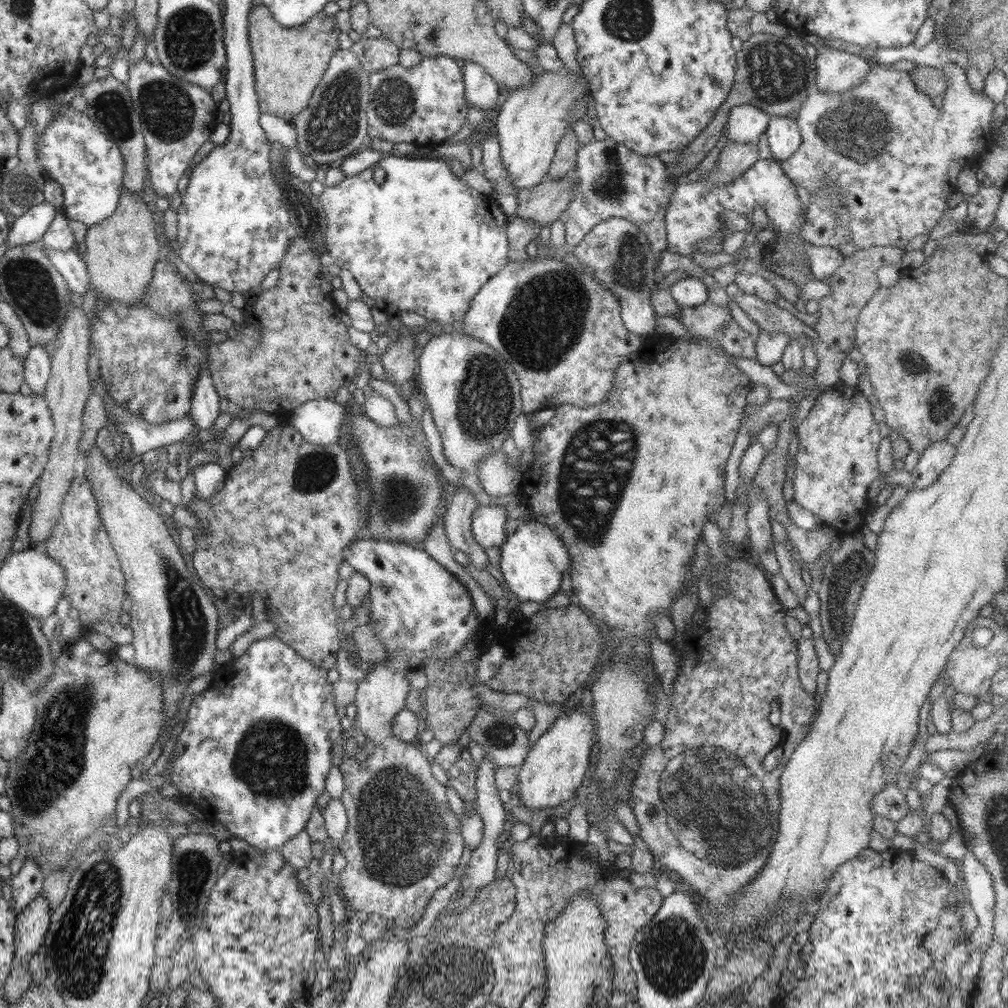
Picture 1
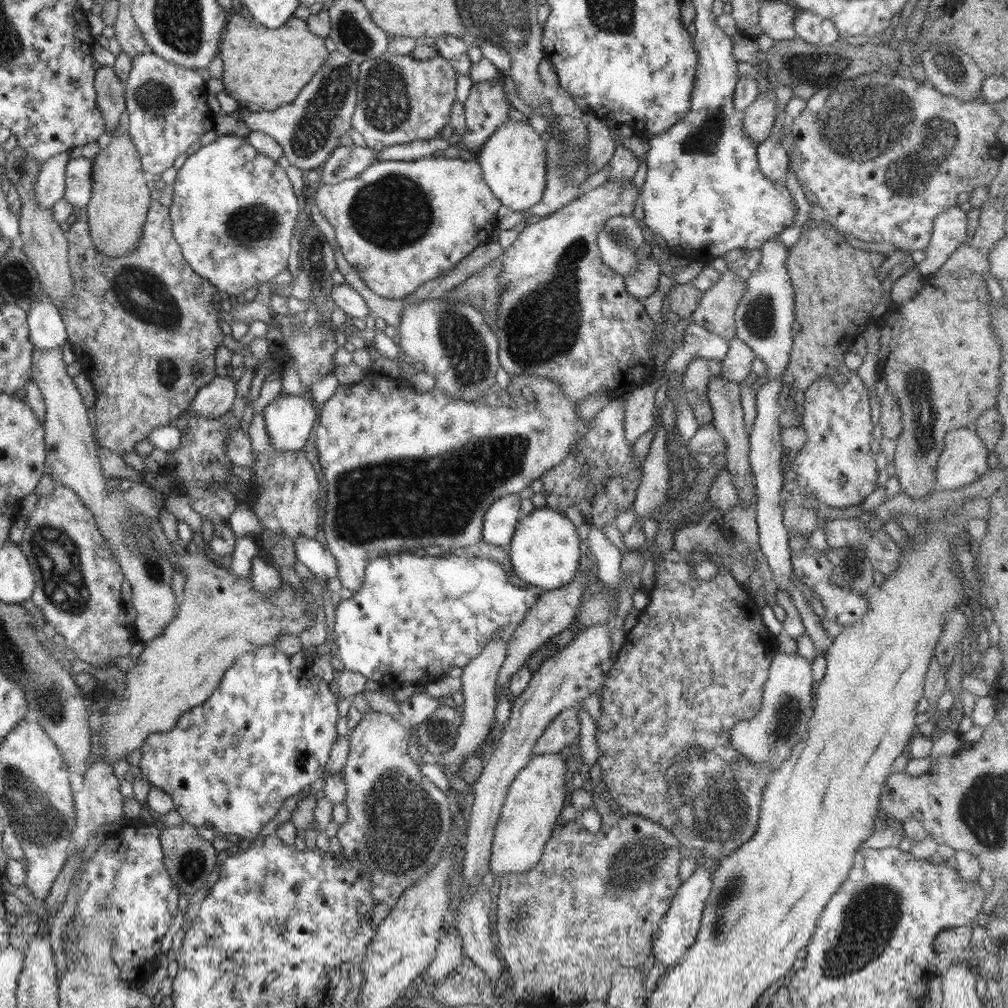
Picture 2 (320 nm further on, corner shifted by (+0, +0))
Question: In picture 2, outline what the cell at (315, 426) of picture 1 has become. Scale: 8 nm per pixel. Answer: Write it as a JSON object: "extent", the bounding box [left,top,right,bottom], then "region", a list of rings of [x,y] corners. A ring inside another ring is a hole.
{"extent":[262,395,318,451],"region":[[[278,395],[262,414],[275,450],[300,451],[318,420],[318,407],[301,396]]]}

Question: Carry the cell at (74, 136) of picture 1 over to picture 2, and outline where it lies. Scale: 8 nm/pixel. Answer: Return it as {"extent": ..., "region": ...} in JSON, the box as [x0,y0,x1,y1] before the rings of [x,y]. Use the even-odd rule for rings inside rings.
{"extent":[65,157,92,208],"region":[[[85,157],[69,159],[66,167],[65,196],[74,208],[86,208],[92,197],[92,161]]]}

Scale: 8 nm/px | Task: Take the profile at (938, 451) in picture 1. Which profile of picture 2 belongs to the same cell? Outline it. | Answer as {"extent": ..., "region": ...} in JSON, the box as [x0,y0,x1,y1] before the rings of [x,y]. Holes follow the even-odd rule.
{"extent":[936,427,988,490],"region":[[[972,427],[950,430],[936,463],[938,490],[956,490],[978,481],[988,470],[988,450]]]}

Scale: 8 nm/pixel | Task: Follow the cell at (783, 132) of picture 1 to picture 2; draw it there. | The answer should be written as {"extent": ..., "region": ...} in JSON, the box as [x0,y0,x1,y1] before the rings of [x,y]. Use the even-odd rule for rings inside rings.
{"extent":[757,137,790,181],"region":[[[771,137],[762,141],[757,148],[757,159],[762,174],[768,180],[784,181],[790,159],[780,144],[780,139]]]}

